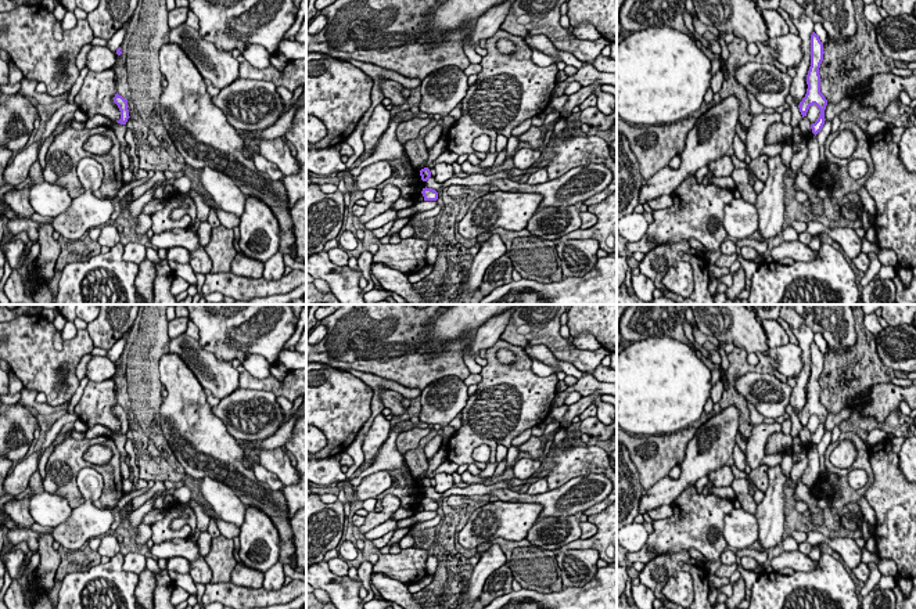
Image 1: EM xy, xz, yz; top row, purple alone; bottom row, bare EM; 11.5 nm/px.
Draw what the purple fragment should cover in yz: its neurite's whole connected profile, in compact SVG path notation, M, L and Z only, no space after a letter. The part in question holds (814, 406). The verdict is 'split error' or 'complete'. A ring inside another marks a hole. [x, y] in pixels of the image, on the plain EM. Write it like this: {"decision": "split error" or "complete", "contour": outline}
{"decision": "complete", "contour": "M813 342L811 345L811 376L807 385L807 404L800 412L798 418L800 422L804 426L807 426L807 422L811 415L816 415L820 421L819 428L815 433L811 435L812 443L816 446L823 435L825 435L825 419L827 415L827 410L825 406L820 403L820 385L819 385L819 378L823 371L823 353L820 352L819 346Z"}

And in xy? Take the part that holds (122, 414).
{"decision": "complete", "contour": "M118 403L114 407L114 412L118 415L119 421L121 421L121 429L116 430L121 435L126 435L129 426L129 419L127 419L127 410L125 410L122 406L119 406Z"}

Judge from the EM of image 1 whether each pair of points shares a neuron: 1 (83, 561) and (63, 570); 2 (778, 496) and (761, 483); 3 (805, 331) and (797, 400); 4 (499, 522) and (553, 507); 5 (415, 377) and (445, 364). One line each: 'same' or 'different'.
1: same
2: different
3: same
4: different
5: same

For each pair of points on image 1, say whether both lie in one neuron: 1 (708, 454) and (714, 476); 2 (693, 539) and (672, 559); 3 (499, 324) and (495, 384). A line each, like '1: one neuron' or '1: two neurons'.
1: two neurons
2: two neurons
3: two neurons

